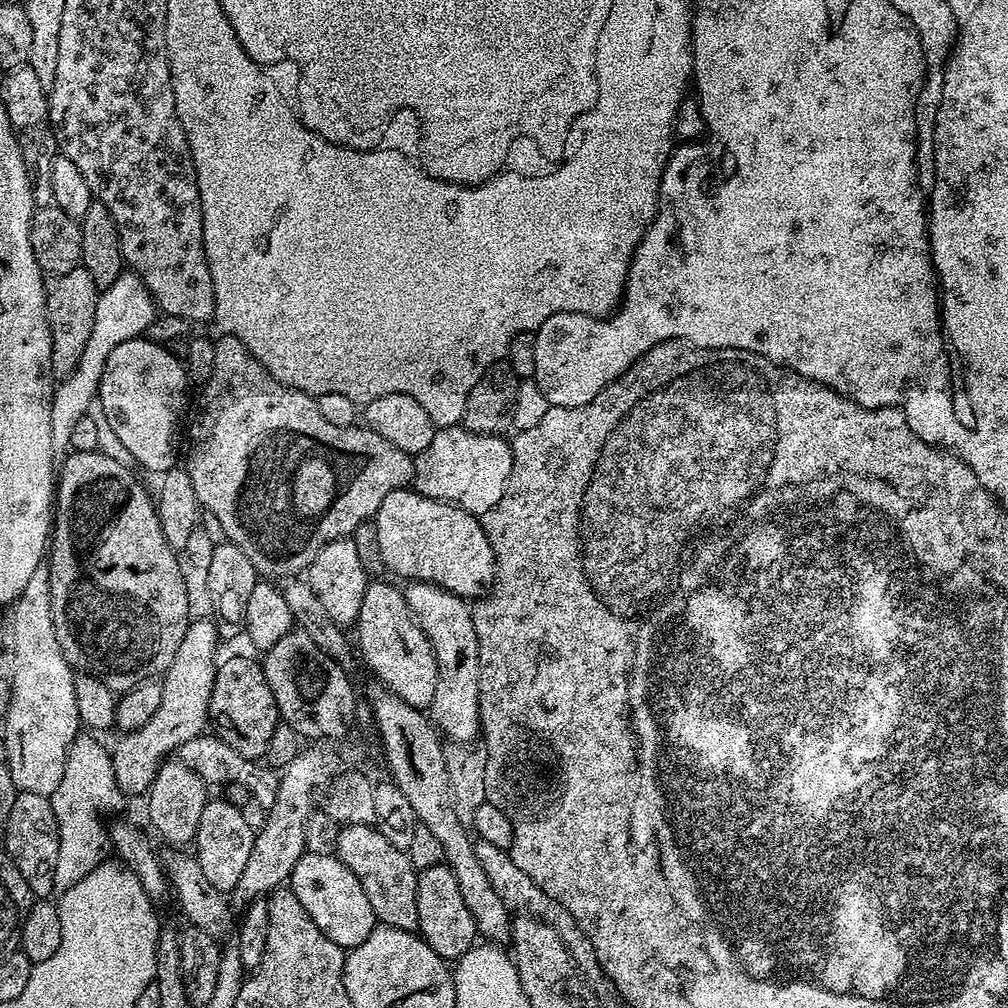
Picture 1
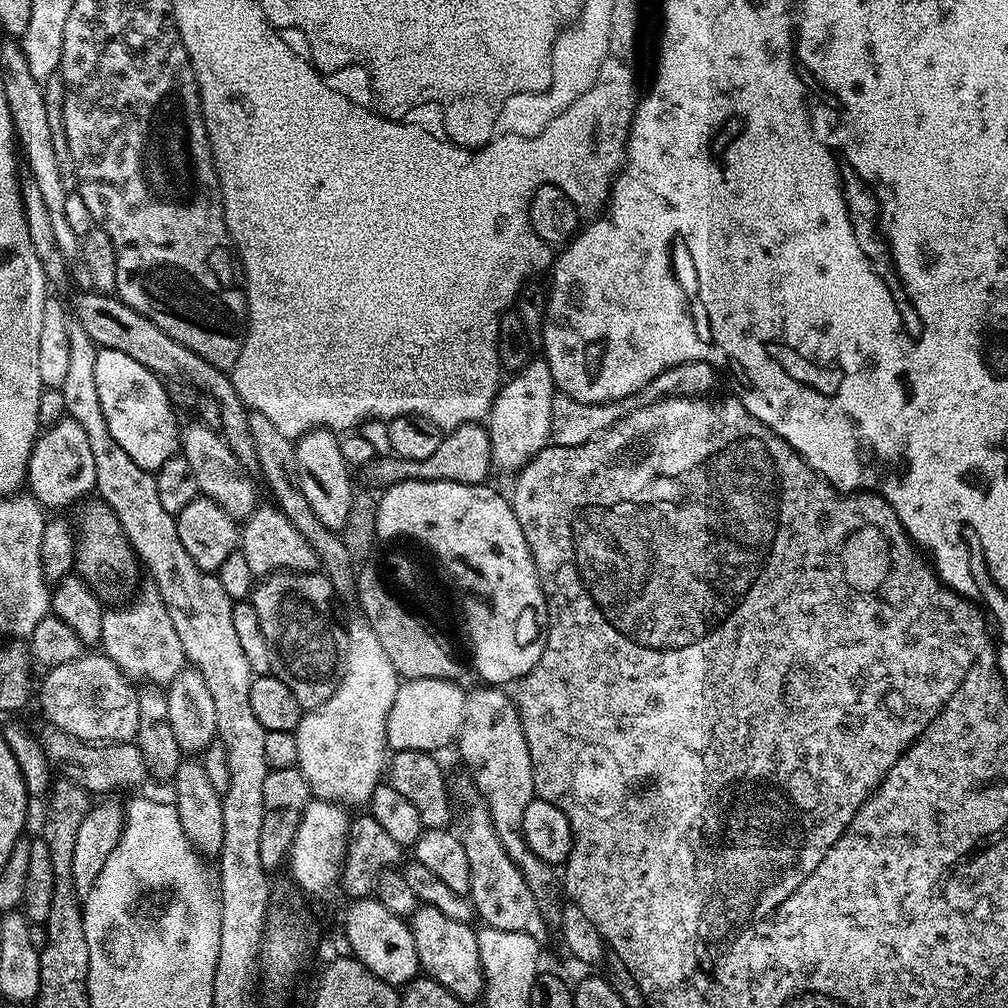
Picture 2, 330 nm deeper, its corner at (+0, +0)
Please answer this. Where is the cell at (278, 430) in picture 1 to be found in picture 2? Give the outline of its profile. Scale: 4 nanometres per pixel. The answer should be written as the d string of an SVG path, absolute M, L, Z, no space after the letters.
M483 423L463 424L451 429L438 442L434 454L421 460L407 460L391 454L377 455L366 466L366 473L379 486L397 484L403 480L441 480L442 482L458 482L459 484L483 484L489 478L488 471L493 471L492 451L487 427Z

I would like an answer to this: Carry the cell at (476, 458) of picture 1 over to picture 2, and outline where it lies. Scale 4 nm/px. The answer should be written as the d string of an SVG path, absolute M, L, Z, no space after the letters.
M533 358L509 382L501 383L492 409L486 417L492 462L497 469L515 474L550 444L550 406L558 389L552 380L550 366L543 358Z

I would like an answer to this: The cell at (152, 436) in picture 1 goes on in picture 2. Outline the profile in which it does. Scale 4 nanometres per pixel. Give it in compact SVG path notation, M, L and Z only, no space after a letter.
M100 348L94 362L94 383L98 386L98 402L102 402L102 414L106 414L106 426L110 426L110 438L138 462L145 470L155 474L171 456L180 452L181 427L176 422L177 409L172 407L172 399L168 396L165 381L156 376L142 362L134 362L130 354L122 354L122 350Z

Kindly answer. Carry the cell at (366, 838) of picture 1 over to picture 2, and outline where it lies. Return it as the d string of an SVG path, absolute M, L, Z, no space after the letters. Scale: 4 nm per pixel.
M434 906L417 907L410 917L410 927L423 975L437 980L462 1001L479 1001L484 995L484 971L478 954L477 929L472 924L454 922L454 918L434 910Z

